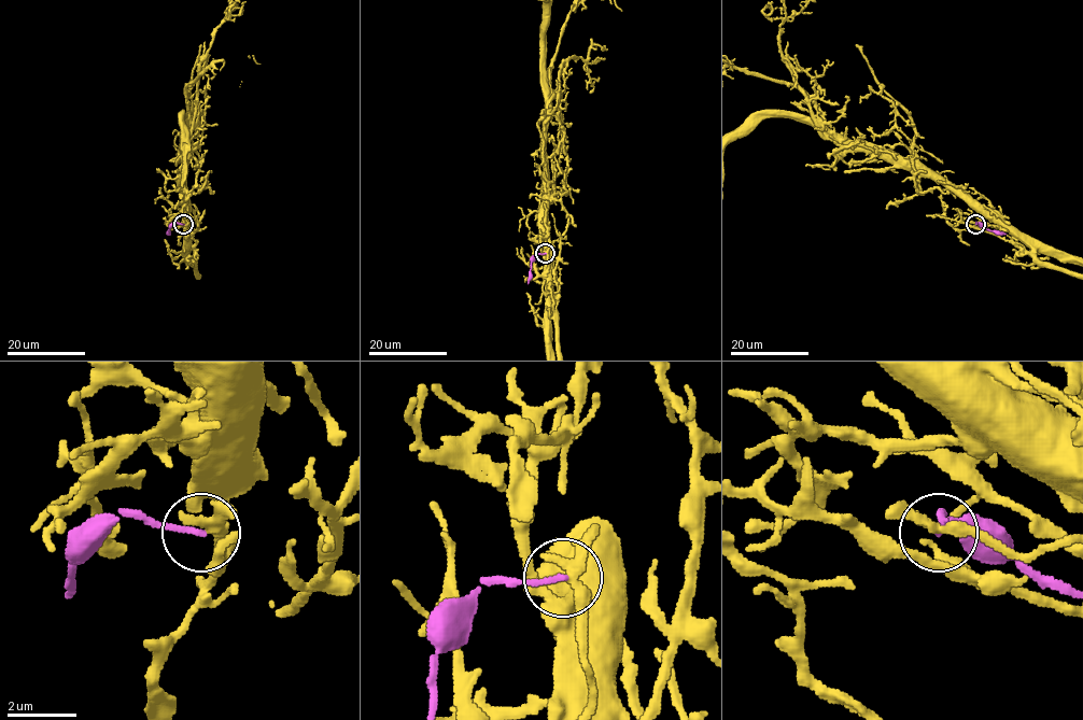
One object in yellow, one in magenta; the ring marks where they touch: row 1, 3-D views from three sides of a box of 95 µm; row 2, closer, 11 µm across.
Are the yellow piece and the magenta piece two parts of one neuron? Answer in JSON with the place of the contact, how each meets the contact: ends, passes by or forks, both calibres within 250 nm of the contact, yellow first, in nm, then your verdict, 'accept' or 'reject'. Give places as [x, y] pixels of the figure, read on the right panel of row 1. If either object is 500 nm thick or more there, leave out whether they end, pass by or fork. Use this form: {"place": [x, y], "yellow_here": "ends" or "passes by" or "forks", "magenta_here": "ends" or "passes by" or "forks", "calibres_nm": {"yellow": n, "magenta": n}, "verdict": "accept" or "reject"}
{"place": [975, 224], "yellow_here": "passes by", "magenta_here": "ends", "calibres_nm": {"yellow": 320, "magenta": 150}, "verdict": "reject"}

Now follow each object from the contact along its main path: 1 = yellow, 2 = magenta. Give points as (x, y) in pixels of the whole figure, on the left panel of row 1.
1: (184, 224), (186, 225), (184, 225), (184, 128), (180, 117), (182, 181), (174, 205), (178, 208)
2: (184, 224), (174, 223), (166, 234)

